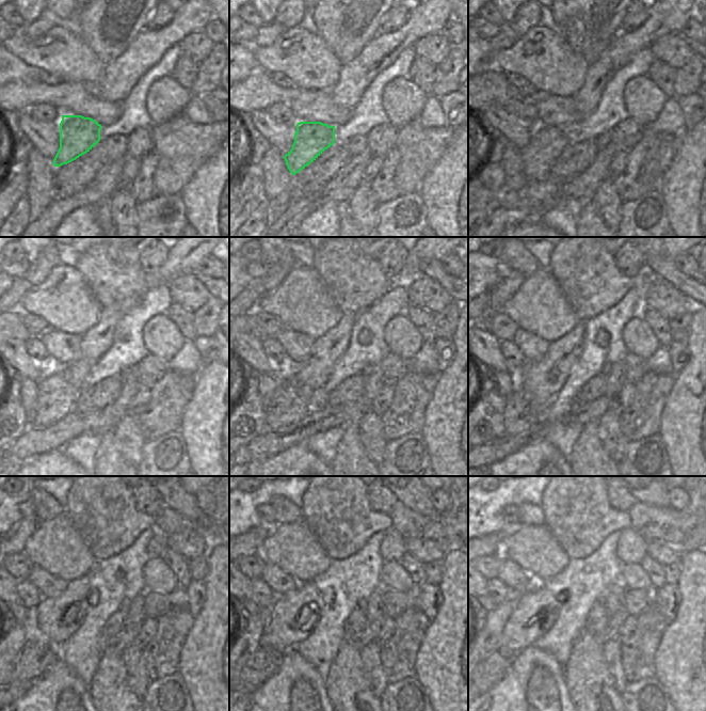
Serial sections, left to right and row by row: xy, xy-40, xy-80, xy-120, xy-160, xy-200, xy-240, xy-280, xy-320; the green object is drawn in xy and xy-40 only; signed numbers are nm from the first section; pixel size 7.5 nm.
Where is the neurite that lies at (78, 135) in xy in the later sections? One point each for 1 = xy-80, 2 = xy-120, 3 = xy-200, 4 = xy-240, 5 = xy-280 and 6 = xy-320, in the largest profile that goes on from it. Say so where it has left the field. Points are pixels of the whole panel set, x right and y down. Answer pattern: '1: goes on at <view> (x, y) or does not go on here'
1: goes on at xy-80 (546, 143)
2: goes on at xy-120 (59, 391)
3: goes on at xy-200 (520, 413)
4: goes on at xy-240 (38, 652)
5: goes on at xy-280 (266, 661)
6: goes on at xy-320 (490, 672)

